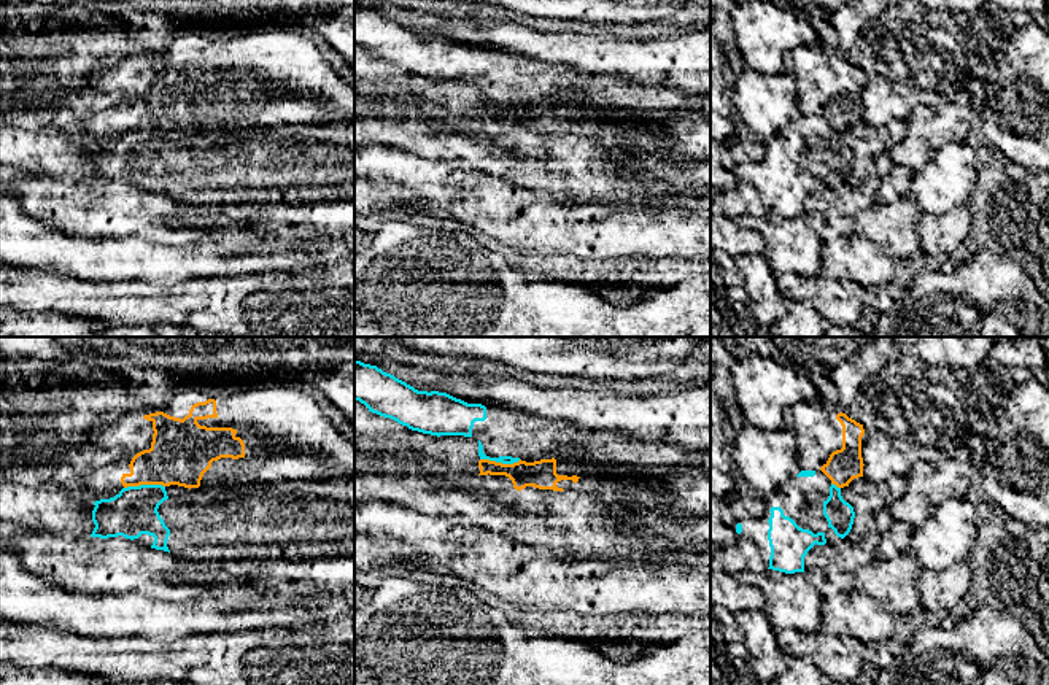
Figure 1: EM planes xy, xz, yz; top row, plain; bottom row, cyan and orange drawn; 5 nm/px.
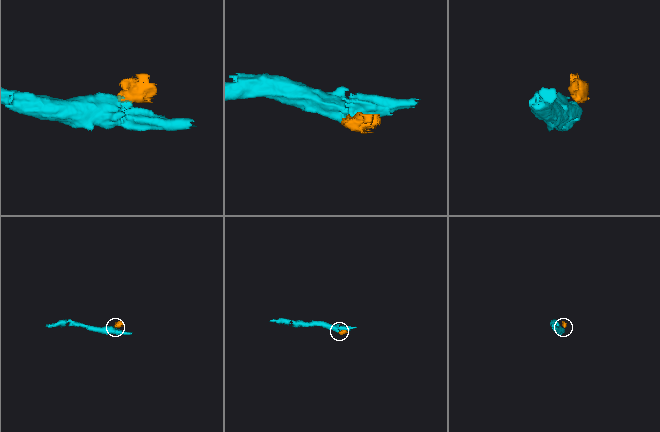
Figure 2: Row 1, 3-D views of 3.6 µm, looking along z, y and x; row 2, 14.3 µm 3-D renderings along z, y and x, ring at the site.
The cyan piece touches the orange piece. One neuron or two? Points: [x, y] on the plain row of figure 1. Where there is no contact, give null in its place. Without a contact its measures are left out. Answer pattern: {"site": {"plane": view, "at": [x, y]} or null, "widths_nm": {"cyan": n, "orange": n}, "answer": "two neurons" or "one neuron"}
{"site": {"plane": "xy", "at": [143, 129]}, "widths_nm": {"cyan": 240, "orange": 320}, "answer": "two neurons"}

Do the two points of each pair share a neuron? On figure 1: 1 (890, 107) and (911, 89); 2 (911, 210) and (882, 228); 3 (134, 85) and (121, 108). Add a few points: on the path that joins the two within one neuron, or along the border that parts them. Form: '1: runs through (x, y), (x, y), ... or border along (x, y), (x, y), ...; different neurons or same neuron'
1: runs through (895, 102), (906, 92); same neuron
2: runs through (905, 213), (889, 226); same neuron
3: runs through (134, 91), (127, 102); same neuron

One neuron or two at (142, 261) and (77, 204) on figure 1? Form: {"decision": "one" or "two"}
{"decision": "two"}

